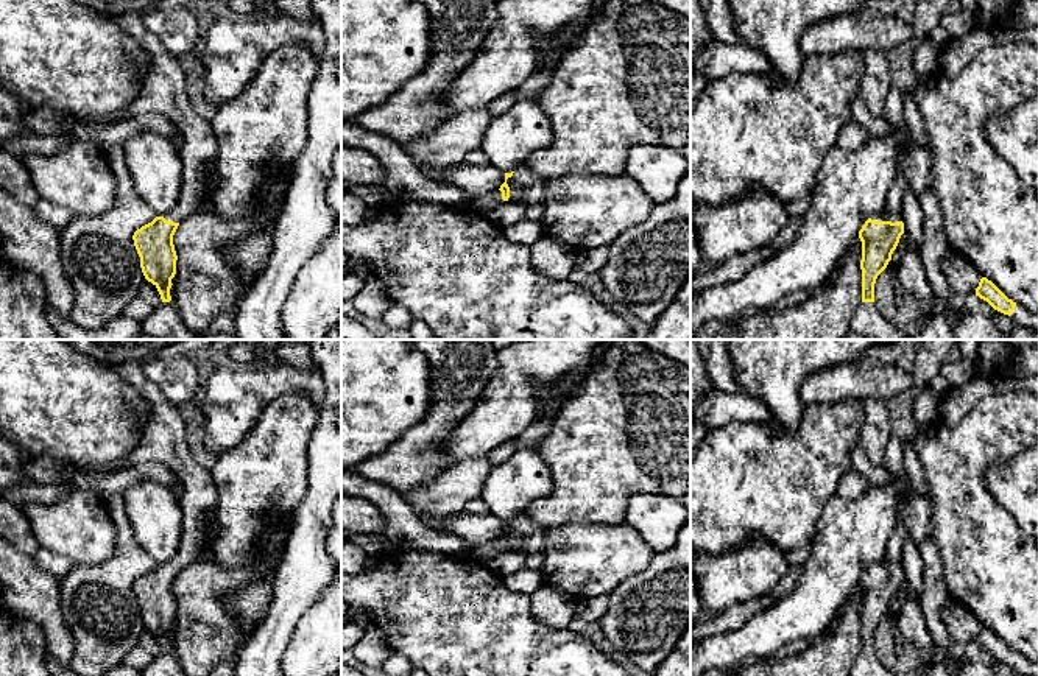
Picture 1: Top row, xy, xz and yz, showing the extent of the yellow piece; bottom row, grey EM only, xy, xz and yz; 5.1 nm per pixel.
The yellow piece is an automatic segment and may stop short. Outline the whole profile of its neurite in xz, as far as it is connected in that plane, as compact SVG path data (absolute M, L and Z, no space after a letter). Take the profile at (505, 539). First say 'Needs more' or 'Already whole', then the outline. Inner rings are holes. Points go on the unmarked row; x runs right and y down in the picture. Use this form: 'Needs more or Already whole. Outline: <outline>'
Needs more. Outline: M527 514L516 520L505 522L505 531L500 534L502 548L511 551L535 553L542 551L547 530L533 522Z

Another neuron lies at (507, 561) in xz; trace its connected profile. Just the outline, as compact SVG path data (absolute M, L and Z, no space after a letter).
M503 550L494 555L486 553L482 556L482 562L486 569L502 576L508 576L510 573L517 572L527 565L527 553L511 550Z

